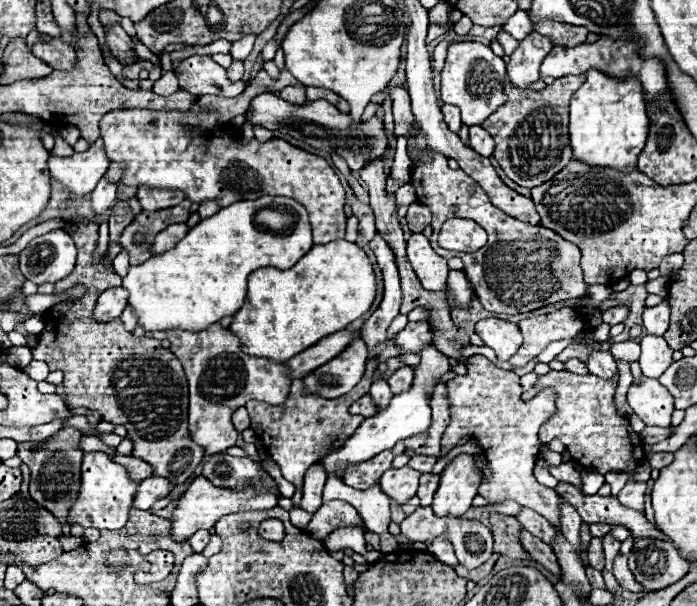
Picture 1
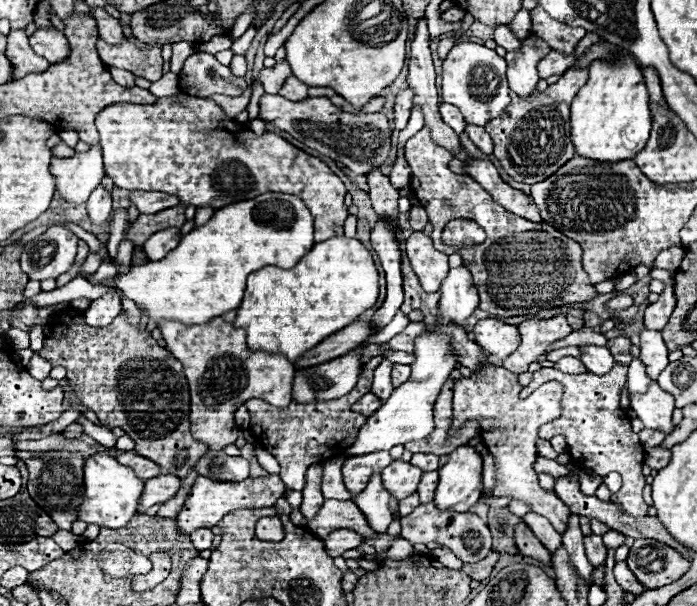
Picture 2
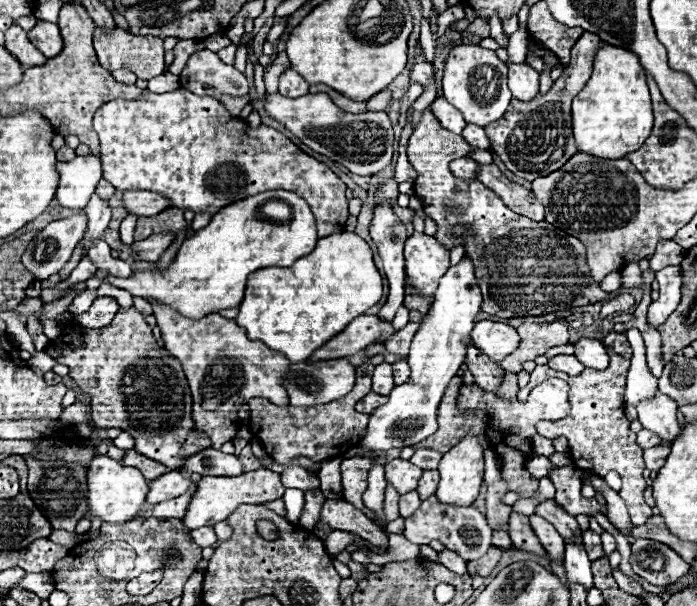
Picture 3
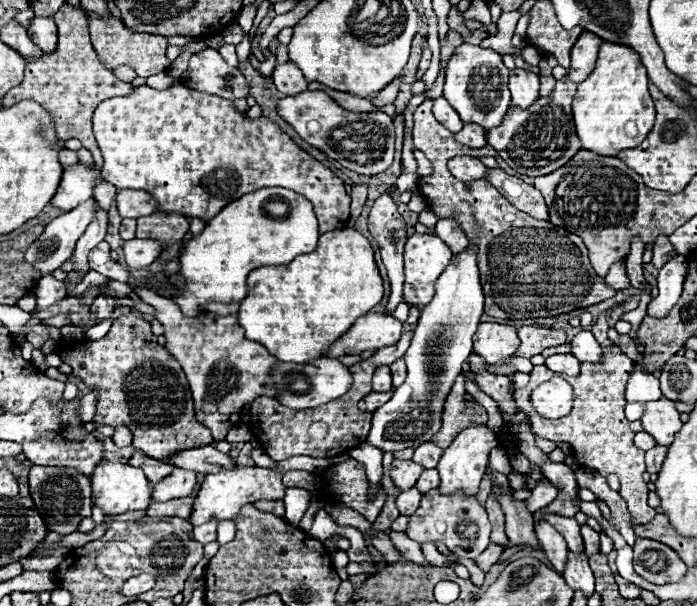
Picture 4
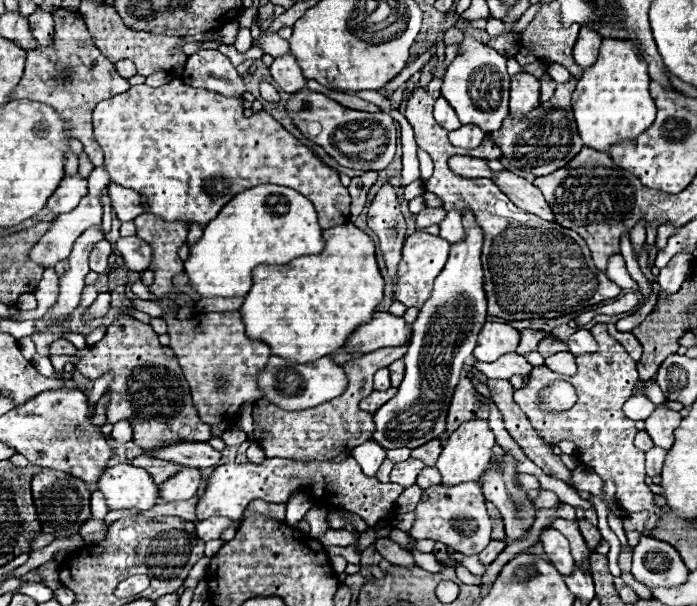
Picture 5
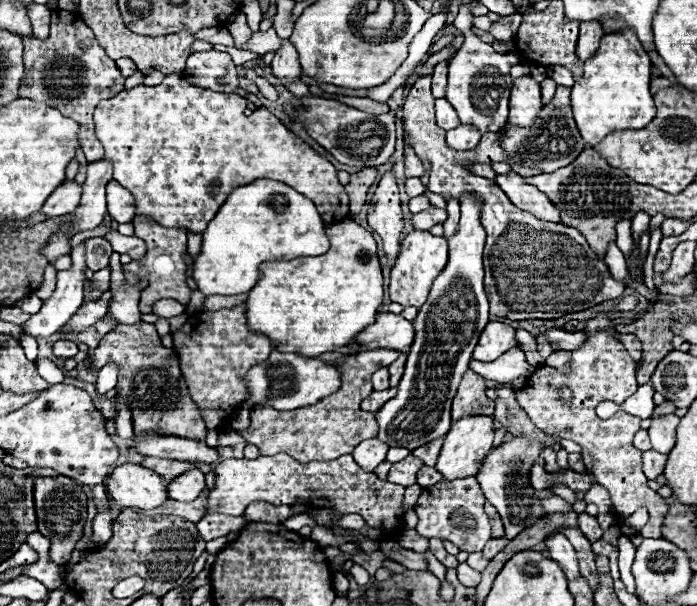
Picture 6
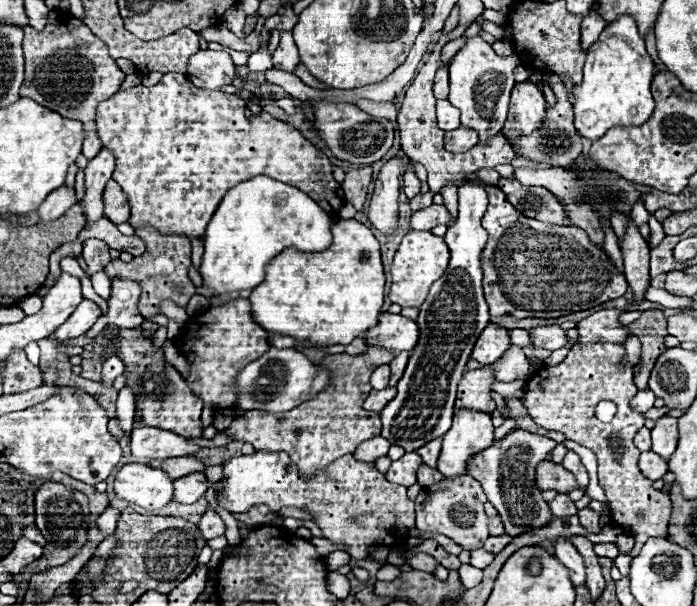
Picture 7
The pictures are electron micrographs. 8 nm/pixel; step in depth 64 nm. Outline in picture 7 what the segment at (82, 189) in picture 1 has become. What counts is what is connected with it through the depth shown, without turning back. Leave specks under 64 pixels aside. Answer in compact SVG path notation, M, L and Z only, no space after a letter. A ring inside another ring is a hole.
M62 186L60 190L54 190L52 194L48 194L48 198L44 200L44 204L36 210L40 220L42 222L50 222L50 220L56 220L60 218L66 210L70 210L74 204L76 204L76 196L74 196L74 190L72 188L66 188Z

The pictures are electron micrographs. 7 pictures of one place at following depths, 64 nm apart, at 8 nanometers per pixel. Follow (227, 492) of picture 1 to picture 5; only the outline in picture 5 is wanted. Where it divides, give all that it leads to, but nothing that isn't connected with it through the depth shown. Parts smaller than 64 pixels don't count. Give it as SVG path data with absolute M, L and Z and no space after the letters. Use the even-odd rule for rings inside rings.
M352 456L342 462L308 462L308 464L290 458L266 458L262 464L226 462L210 474L206 492L196 508L196 516L198 520L206 520L210 516L226 516L236 520L242 516L248 502L252 500L286 504L288 498L300 490L308 492L316 506L342 508L346 512L362 516L368 522L368 526L376 526L386 514L394 512L396 500L404 488L398 484L380 484L376 478L366 476Z

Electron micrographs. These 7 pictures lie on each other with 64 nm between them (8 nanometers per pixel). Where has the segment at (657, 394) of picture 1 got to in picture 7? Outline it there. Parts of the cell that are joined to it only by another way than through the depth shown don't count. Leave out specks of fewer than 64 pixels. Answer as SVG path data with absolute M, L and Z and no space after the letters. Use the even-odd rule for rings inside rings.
M662 416L652 428L652 452L660 454L664 460L670 460L678 444L678 418Z

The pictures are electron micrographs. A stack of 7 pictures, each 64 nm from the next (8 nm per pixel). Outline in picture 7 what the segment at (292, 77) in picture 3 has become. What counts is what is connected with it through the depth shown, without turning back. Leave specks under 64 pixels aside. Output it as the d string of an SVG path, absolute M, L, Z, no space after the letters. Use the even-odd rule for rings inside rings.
M282 32L280 44L278 44L276 52L272 54L274 68L286 70L286 72L294 72L298 60L300 60L300 58L298 58L298 48L296 48L296 44L294 44L292 32Z

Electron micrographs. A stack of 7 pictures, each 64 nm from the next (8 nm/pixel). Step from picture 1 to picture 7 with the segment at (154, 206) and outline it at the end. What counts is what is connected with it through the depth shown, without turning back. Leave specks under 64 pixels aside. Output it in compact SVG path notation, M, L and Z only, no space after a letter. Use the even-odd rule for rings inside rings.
M108 180L106 188L104 188L104 194L102 194L102 202L104 202L106 218L110 218L114 224L128 222L130 208L128 208L124 192L120 190L120 186L114 180Z

